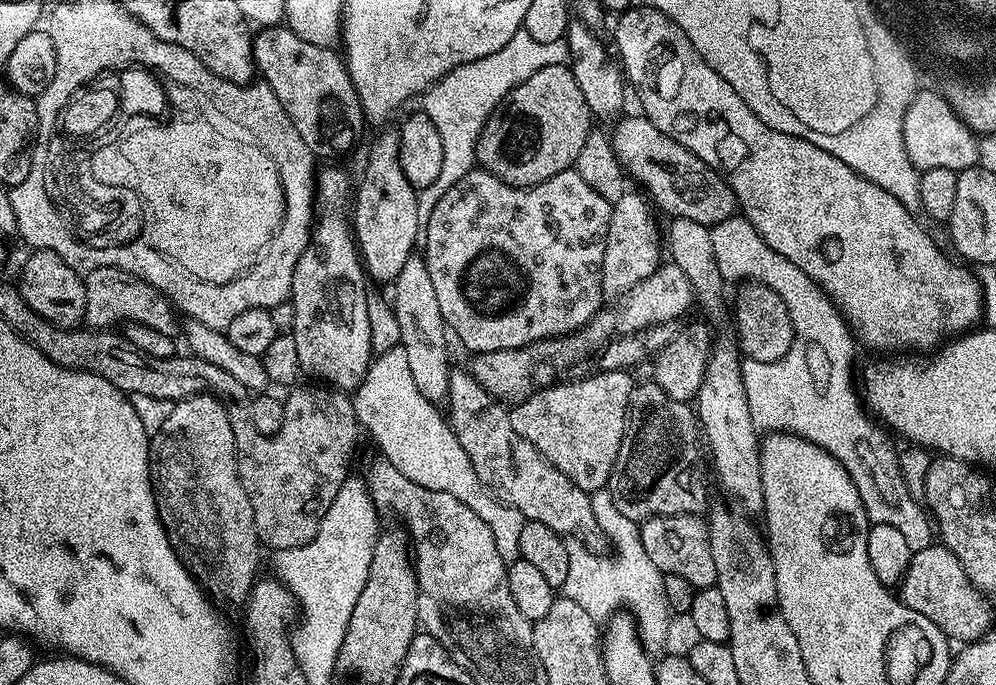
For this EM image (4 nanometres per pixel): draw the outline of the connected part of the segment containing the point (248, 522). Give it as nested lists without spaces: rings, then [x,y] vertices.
[[[211,394],[187,396],[185,400],[175,401],[166,422],[162,422],[158,431],[151,433],[148,469],[152,475],[156,509],[164,533],[184,567],[217,605],[243,605],[258,576],[256,571],[260,568],[260,556],[256,551],[261,551],[262,545],[256,537],[250,498],[238,478],[234,430],[230,426],[224,403]]]

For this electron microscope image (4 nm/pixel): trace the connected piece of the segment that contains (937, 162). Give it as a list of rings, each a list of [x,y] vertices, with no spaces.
[[[936,90],[917,91],[908,101],[908,109],[900,121],[900,139],[908,163],[917,170],[941,168],[961,172],[977,167],[980,146],[977,133],[973,132],[956,116],[946,99]]]

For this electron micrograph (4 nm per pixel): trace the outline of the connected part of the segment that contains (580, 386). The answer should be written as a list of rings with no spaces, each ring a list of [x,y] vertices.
[[[596,370],[585,380],[572,380],[569,384],[556,384],[541,392],[533,391],[511,405],[510,423],[547,464],[556,467],[584,492],[597,492],[607,485],[614,458],[618,458],[618,446],[622,446],[628,403],[634,387],[632,375],[628,370]]]

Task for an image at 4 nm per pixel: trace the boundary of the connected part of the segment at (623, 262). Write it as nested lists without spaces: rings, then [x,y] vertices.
[[[625,190],[622,198],[615,200],[612,206],[610,230],[606,234],[606,254],[602,262],[602,287],[605,297],[608,298],[612,298],[612,296],[616,296],[615,298],[623,297],[634,286],[638,286],[638,282],[650,278],[650,274],[654,274],[654,270],[659,268],[662,263],[662,257],[660,257],[660,252],[662,256],[661,225],[660,228],[656,225],[656,218],[652,214],[654,210],[649,201],[639,191],[636,192]]]

